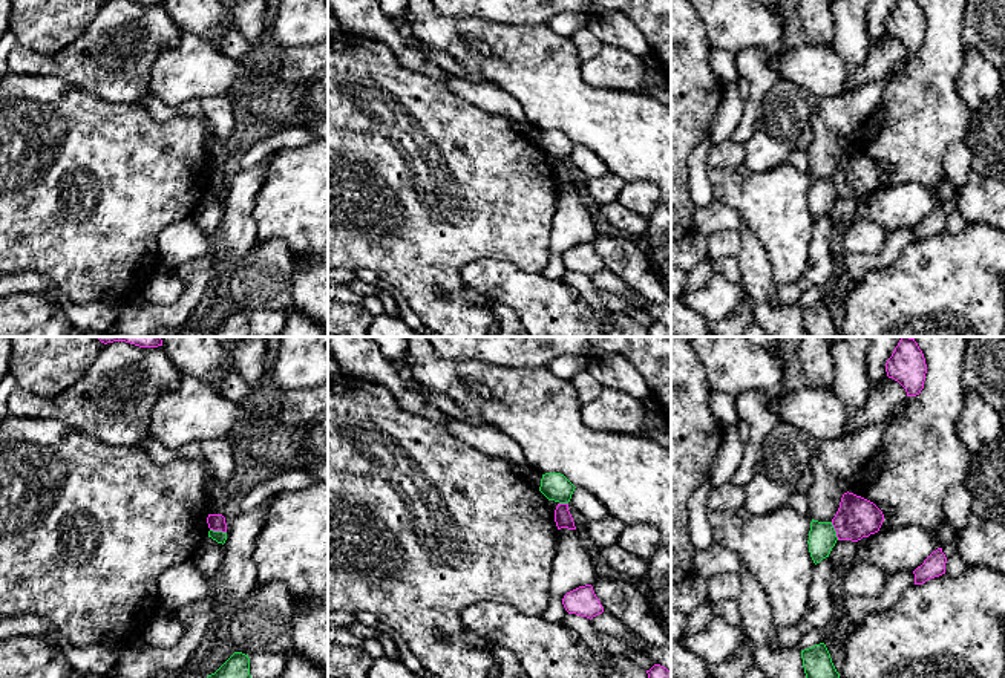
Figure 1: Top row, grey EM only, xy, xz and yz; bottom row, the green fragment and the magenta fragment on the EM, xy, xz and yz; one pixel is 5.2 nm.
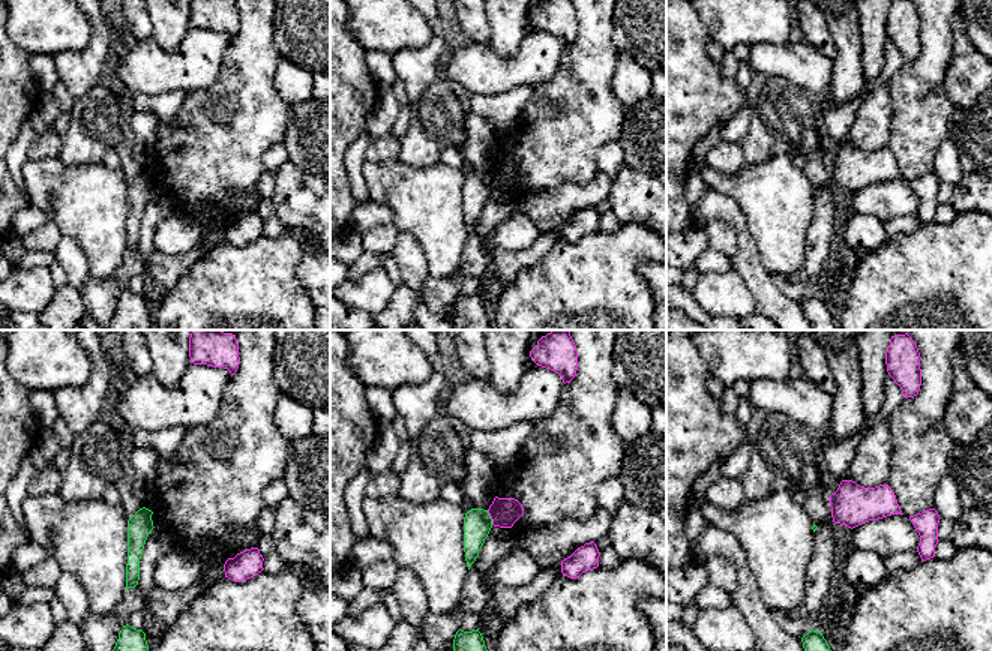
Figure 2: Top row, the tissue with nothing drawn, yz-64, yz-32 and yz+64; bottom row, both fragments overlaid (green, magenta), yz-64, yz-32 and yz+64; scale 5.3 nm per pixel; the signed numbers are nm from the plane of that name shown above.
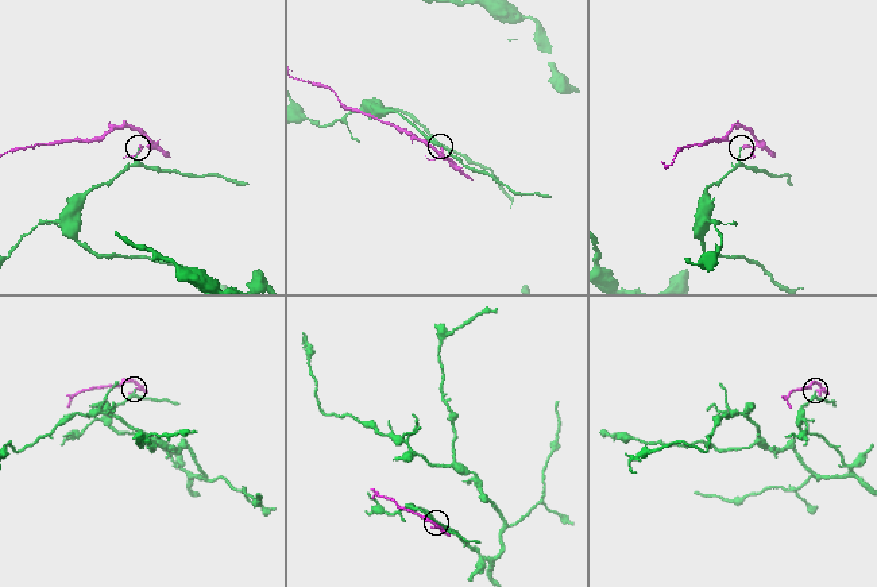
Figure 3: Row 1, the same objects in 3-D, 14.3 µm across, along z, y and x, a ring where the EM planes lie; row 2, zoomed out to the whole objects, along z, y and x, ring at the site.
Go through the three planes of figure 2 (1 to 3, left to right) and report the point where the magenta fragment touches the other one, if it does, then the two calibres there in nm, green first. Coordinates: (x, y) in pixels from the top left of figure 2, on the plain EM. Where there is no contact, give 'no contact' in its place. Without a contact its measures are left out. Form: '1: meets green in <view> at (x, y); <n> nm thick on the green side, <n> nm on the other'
1: no contact
2: meets green in yz-32 at (489, 182); 150 nm thick on the green side, 160 nm on the other
3: no contact

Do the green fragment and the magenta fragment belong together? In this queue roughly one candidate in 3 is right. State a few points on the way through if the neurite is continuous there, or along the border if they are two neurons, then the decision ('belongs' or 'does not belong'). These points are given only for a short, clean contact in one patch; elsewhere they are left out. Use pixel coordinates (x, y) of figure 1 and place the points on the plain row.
border yz (831, 179), (838, 196); does not belong

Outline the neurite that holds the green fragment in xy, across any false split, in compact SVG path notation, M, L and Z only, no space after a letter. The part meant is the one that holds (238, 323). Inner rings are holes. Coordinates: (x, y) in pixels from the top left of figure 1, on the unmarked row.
M234 309L214 331L205 337L251 337L250 315L242 309Z

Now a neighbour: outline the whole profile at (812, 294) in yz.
M821 285L809 286L798 300L798 306L804 308L821 300Z

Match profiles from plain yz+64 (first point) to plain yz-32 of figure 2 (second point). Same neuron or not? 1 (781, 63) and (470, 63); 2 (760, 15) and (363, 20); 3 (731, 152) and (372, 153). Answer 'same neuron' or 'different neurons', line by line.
1: same neuron
2: same neuron
3: same neuron

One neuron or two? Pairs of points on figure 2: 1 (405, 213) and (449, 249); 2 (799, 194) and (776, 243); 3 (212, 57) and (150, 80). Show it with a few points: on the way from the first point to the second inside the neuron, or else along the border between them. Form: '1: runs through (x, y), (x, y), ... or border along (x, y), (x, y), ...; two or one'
1: runs through (416, 216), (438, 239); one
2: runs through (787, 206), (779, 213), (779, 231); one
3: runs through (197, 62), (188, 68), (165, 71); one

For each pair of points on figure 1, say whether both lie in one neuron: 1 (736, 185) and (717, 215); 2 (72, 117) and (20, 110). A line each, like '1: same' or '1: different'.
1: different
2: same

